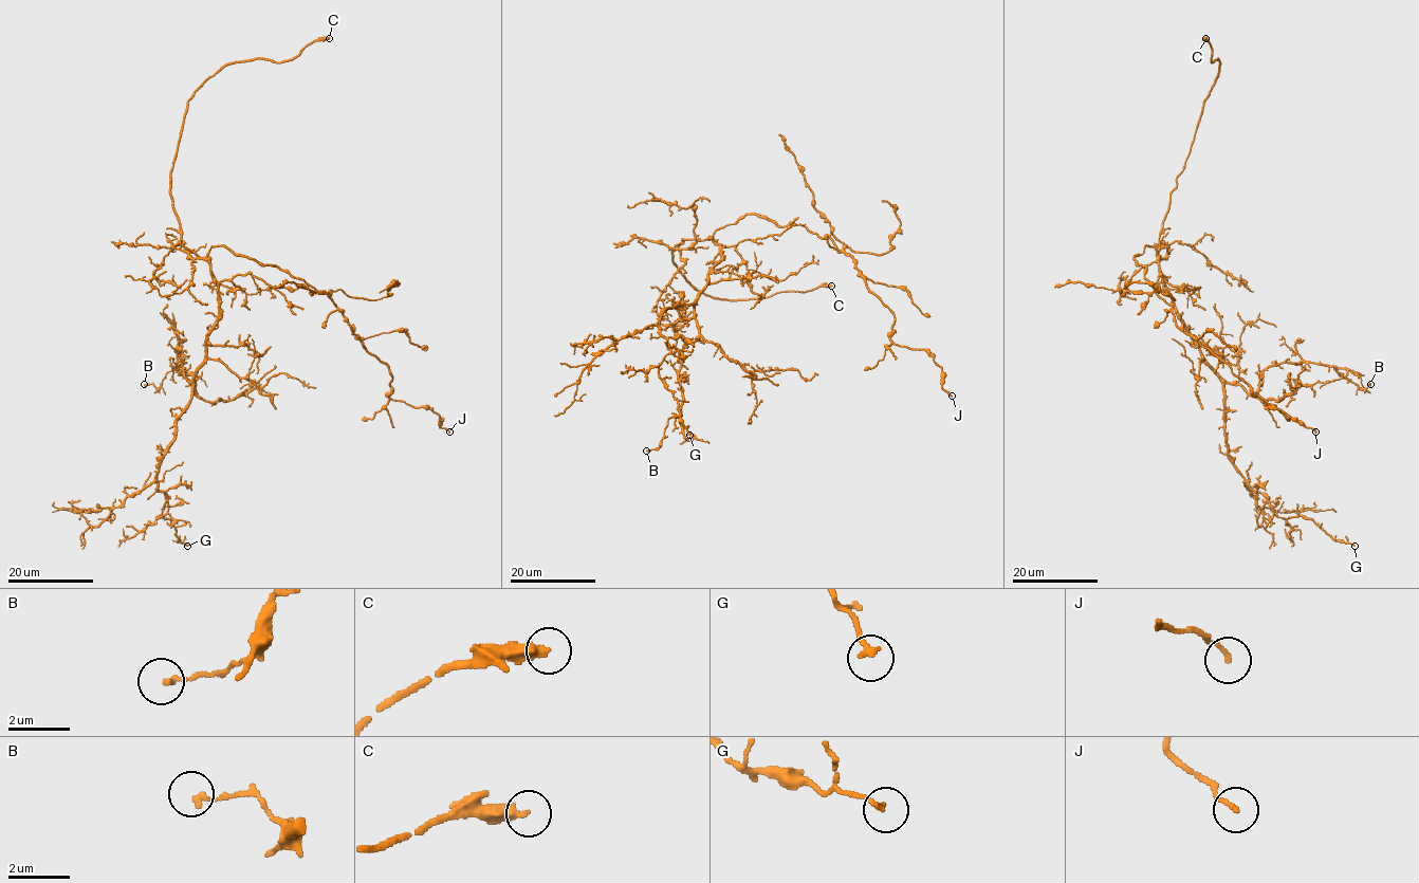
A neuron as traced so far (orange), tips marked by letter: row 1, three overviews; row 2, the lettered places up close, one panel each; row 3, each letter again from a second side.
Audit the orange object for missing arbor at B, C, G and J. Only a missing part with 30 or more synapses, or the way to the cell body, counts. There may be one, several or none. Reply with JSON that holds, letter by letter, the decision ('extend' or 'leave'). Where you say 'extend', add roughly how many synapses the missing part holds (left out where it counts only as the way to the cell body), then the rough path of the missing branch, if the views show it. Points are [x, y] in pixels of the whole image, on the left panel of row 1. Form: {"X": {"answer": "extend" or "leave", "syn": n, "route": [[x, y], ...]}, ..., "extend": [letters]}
{"B": {"answer": "leave"}, "C": {"answer": "extend", "route": [[329, 38], [361, 46], [368, 52], [387, 40]]}, "G": {"answer": "leave"}, "J": {"answer": "leave"}, "extend": ["C"]}

